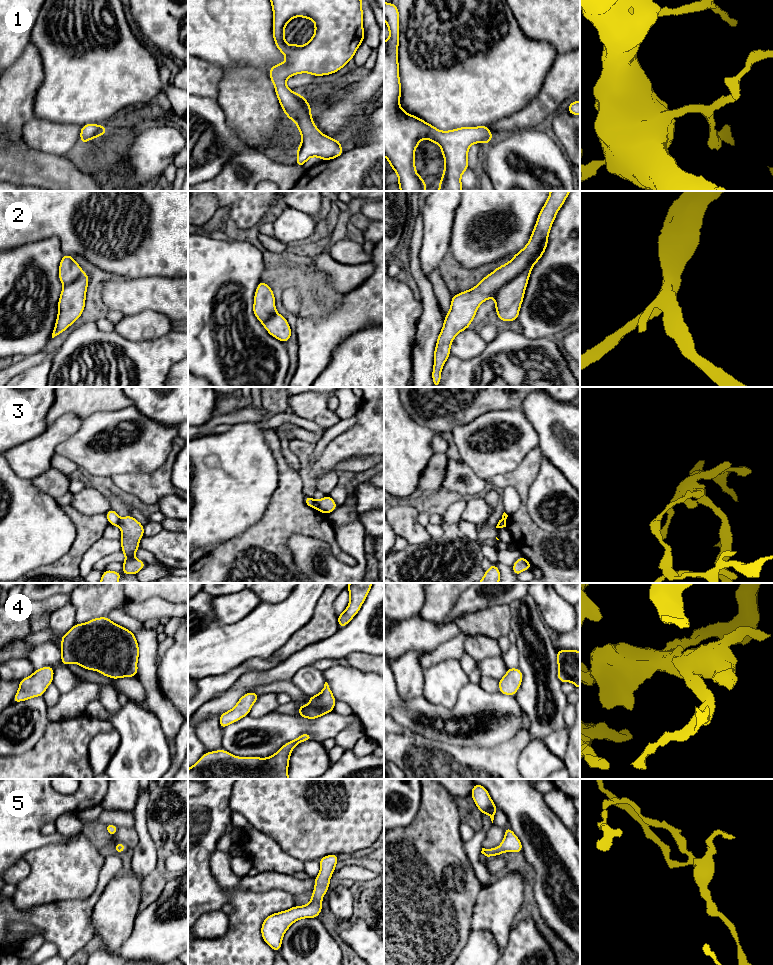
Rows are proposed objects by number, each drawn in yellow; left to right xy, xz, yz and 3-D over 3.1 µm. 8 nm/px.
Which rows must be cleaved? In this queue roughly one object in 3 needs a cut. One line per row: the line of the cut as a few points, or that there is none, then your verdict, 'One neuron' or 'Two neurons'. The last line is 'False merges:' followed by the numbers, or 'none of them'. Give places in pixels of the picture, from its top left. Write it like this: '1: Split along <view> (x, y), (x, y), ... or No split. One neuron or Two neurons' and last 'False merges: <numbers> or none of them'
1: No split. One neuron
2: No split. One neuron
3: Split along xz (315, 501), (313, 507). Two neurons
4: No split. One neuron
5: No split. One neuron
False merges: 3

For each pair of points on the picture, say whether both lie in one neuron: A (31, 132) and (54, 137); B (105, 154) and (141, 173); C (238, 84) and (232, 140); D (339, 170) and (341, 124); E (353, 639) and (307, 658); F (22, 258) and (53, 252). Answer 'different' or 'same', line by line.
A: same
B: same
C: different
D: different
E: same
F: same

